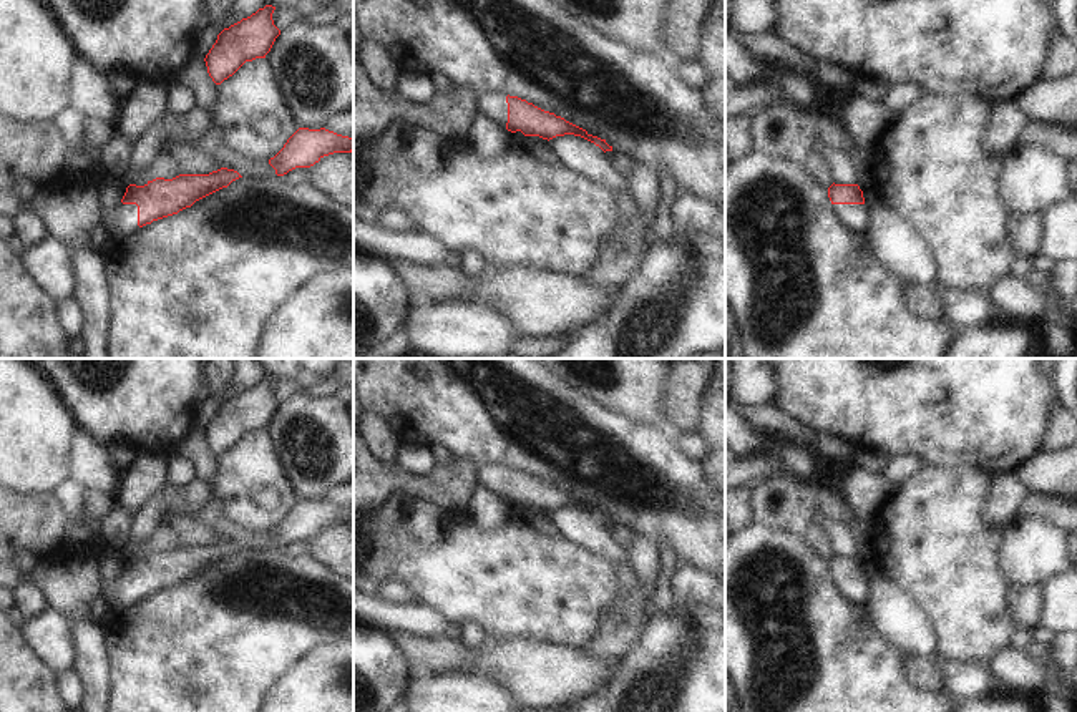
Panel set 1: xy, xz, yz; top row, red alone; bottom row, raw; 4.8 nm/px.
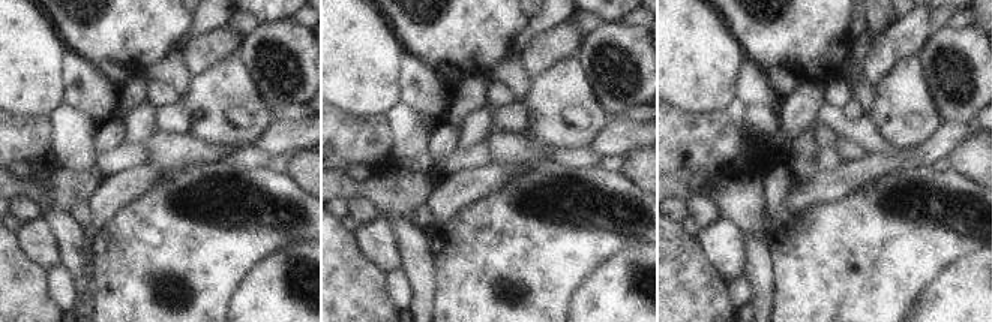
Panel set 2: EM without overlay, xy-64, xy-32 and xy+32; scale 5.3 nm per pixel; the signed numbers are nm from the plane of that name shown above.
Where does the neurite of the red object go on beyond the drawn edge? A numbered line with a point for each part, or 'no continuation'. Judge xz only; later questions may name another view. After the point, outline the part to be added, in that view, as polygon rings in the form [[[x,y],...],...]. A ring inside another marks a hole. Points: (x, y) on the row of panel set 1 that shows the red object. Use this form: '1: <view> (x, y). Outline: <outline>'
1: xz (492, 105). Outline: [[[496,90],[481,93],[475,103],[475,116],[481,115],[506,128],[508,123],[506,96],[508,96],[506,93]]]

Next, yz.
1: yz (857, 218). Outline: [[[831,204],[836,217],[848,229],[865,234],[871,224],[871,216],[866,204]]]

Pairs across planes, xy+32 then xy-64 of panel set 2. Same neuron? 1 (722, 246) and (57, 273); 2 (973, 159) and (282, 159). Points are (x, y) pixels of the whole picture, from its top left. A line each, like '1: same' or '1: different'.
1: different
2: different

